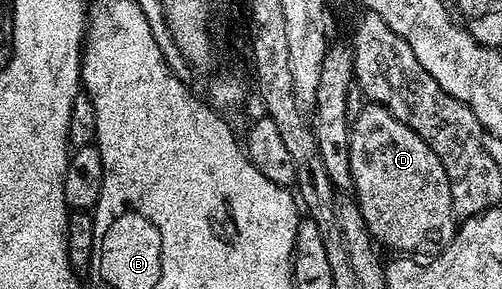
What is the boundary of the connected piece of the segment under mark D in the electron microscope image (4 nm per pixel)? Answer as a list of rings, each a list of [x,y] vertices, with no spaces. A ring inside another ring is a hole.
[[[368,104],[365,107],[357,118],[355,115],[350,136],[350,172],[354,197],[364,217],[365,228],[381,247],[384,245],[396,250],[392,252],[399,252],[404,256],[441,254],[451,244],[458,225],[456,213],[452,210],[450,180],[446,176],[442,160],[438,160],[434,148],[430,148],[430,144],[426,144],[426,140],[422,140],[418,132],[402,124],[402,120],[393,116],[387,106]]]

